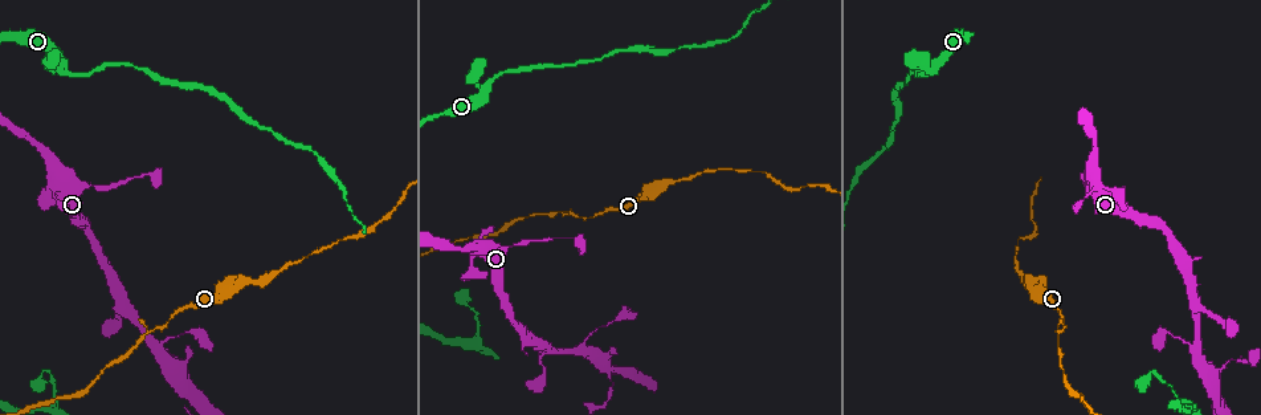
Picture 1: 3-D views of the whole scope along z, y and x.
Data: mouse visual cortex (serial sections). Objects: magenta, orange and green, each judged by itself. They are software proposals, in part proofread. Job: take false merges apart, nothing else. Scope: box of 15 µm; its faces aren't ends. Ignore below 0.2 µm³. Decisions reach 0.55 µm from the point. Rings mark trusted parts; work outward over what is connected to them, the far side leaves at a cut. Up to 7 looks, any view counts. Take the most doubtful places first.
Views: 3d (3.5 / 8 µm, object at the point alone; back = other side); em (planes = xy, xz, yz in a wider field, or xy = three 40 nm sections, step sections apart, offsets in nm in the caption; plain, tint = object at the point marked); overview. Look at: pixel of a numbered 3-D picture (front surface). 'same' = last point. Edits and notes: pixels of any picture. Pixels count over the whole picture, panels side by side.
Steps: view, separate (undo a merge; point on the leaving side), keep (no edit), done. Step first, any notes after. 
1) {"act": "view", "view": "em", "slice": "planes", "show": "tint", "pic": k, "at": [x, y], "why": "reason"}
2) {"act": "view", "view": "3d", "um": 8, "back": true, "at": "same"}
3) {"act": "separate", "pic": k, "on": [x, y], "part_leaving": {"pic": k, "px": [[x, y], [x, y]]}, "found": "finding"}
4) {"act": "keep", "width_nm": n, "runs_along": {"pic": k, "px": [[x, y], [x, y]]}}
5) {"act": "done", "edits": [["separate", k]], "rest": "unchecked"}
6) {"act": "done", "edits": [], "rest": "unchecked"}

{"act": "view", "view": "3d", "um": 3.5, "pic": 1, "at": [1104, 185], "why": "abrupt turn"}

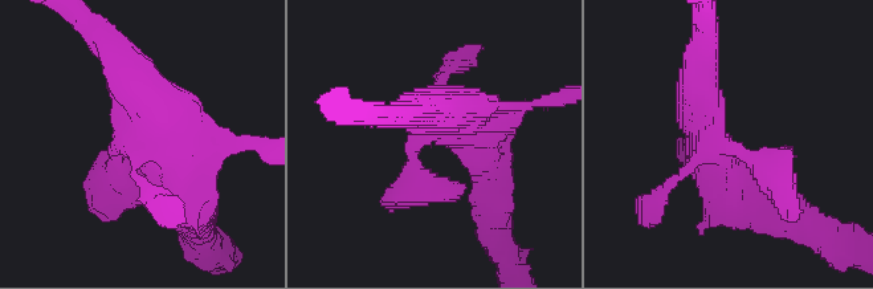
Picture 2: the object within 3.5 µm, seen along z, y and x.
{"act": "view", "view": "em", "slice": "xy", "step": 2, "show": "tint", "pic": 2, "at": [733, 148], "why": "now the EM"}

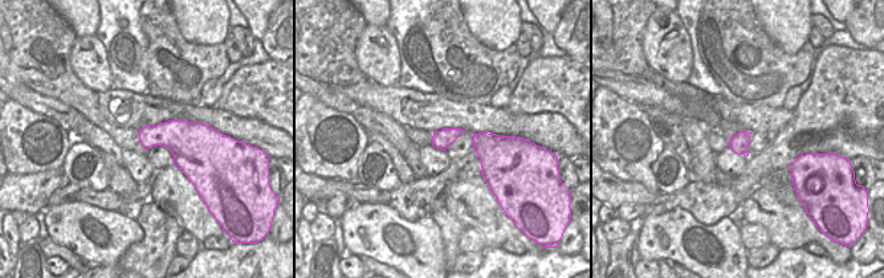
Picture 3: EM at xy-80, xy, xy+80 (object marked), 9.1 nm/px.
{"act": "keep", "runs_along": {"pic": 2, "px": [[478, 130], [413, 141], [413, 187], [441, 191]]}, "found": "continuous, no second cell"}

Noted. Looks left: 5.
{"act": "view", "view": "3d", "um": 3.5, "pic": 1, "at": [1064, 323], "why": "a narrow waist"}

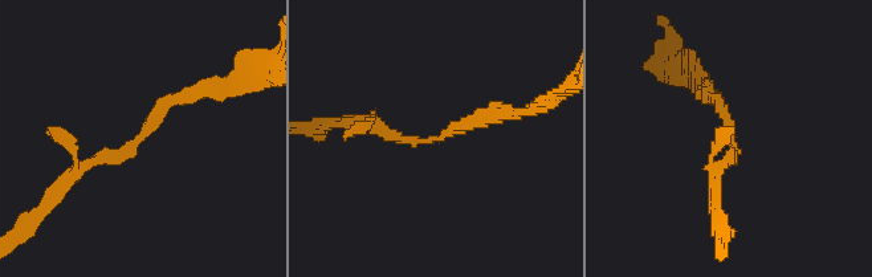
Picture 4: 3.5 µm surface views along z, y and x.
{"act": "view", "view": "em", "slice": "planes", "show": "tint", "pic": 4, "at": [139, 138], "arm_widths_nm": [150, 200], "why": "now the EM"}

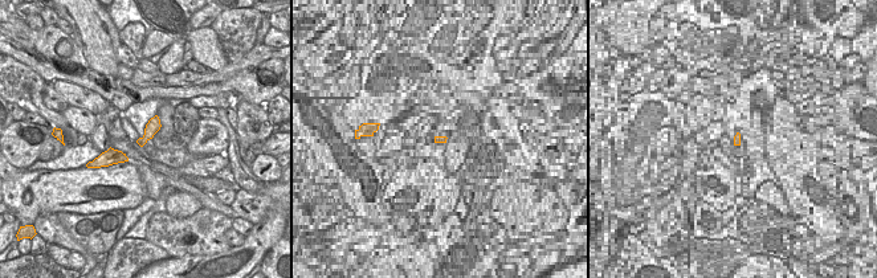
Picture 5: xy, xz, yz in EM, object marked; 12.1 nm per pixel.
{"act": "keep", "runs_along": {"pic": 4, "px": [[203, 93], [174, 97], [146, 134], [68, 183]]}, "found": "continuous, no second cell"}

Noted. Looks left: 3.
{"act": "view", "view": "3d", "um": 3.5, "pic": 1, "at": [934, 62], "why": "two arms in line, one across"}

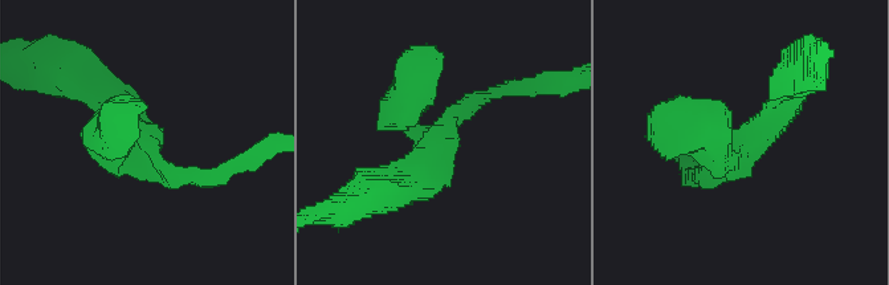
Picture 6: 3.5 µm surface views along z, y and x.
{"act": "view", "view": "em", "slice": "xy", "step": 5, "show": "tint", "pic": 6, "at": [436, 142], "arms": 3, "arm_widths_nm": [200, 250, 350]}

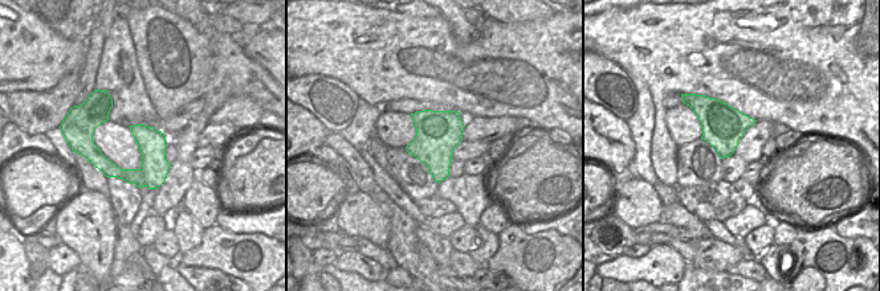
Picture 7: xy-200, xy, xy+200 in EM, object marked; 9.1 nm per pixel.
{"act": "view", "view": "em", "slice": "xy", "step": 1, "show": "tint", "at": "same"}

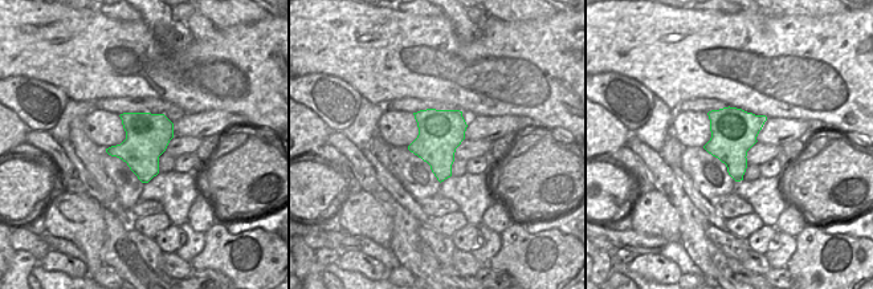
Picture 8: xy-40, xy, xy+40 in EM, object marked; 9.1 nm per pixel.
{"act": "keep", "width_nm": 400, "runs_along": {"pic": 6, "px": [[394, 194], [447, 125], [496, 94]]}, "found": "continuous, no second cell"}

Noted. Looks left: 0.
{"act": "done", "edits": [], "rest": "unchecked"}

